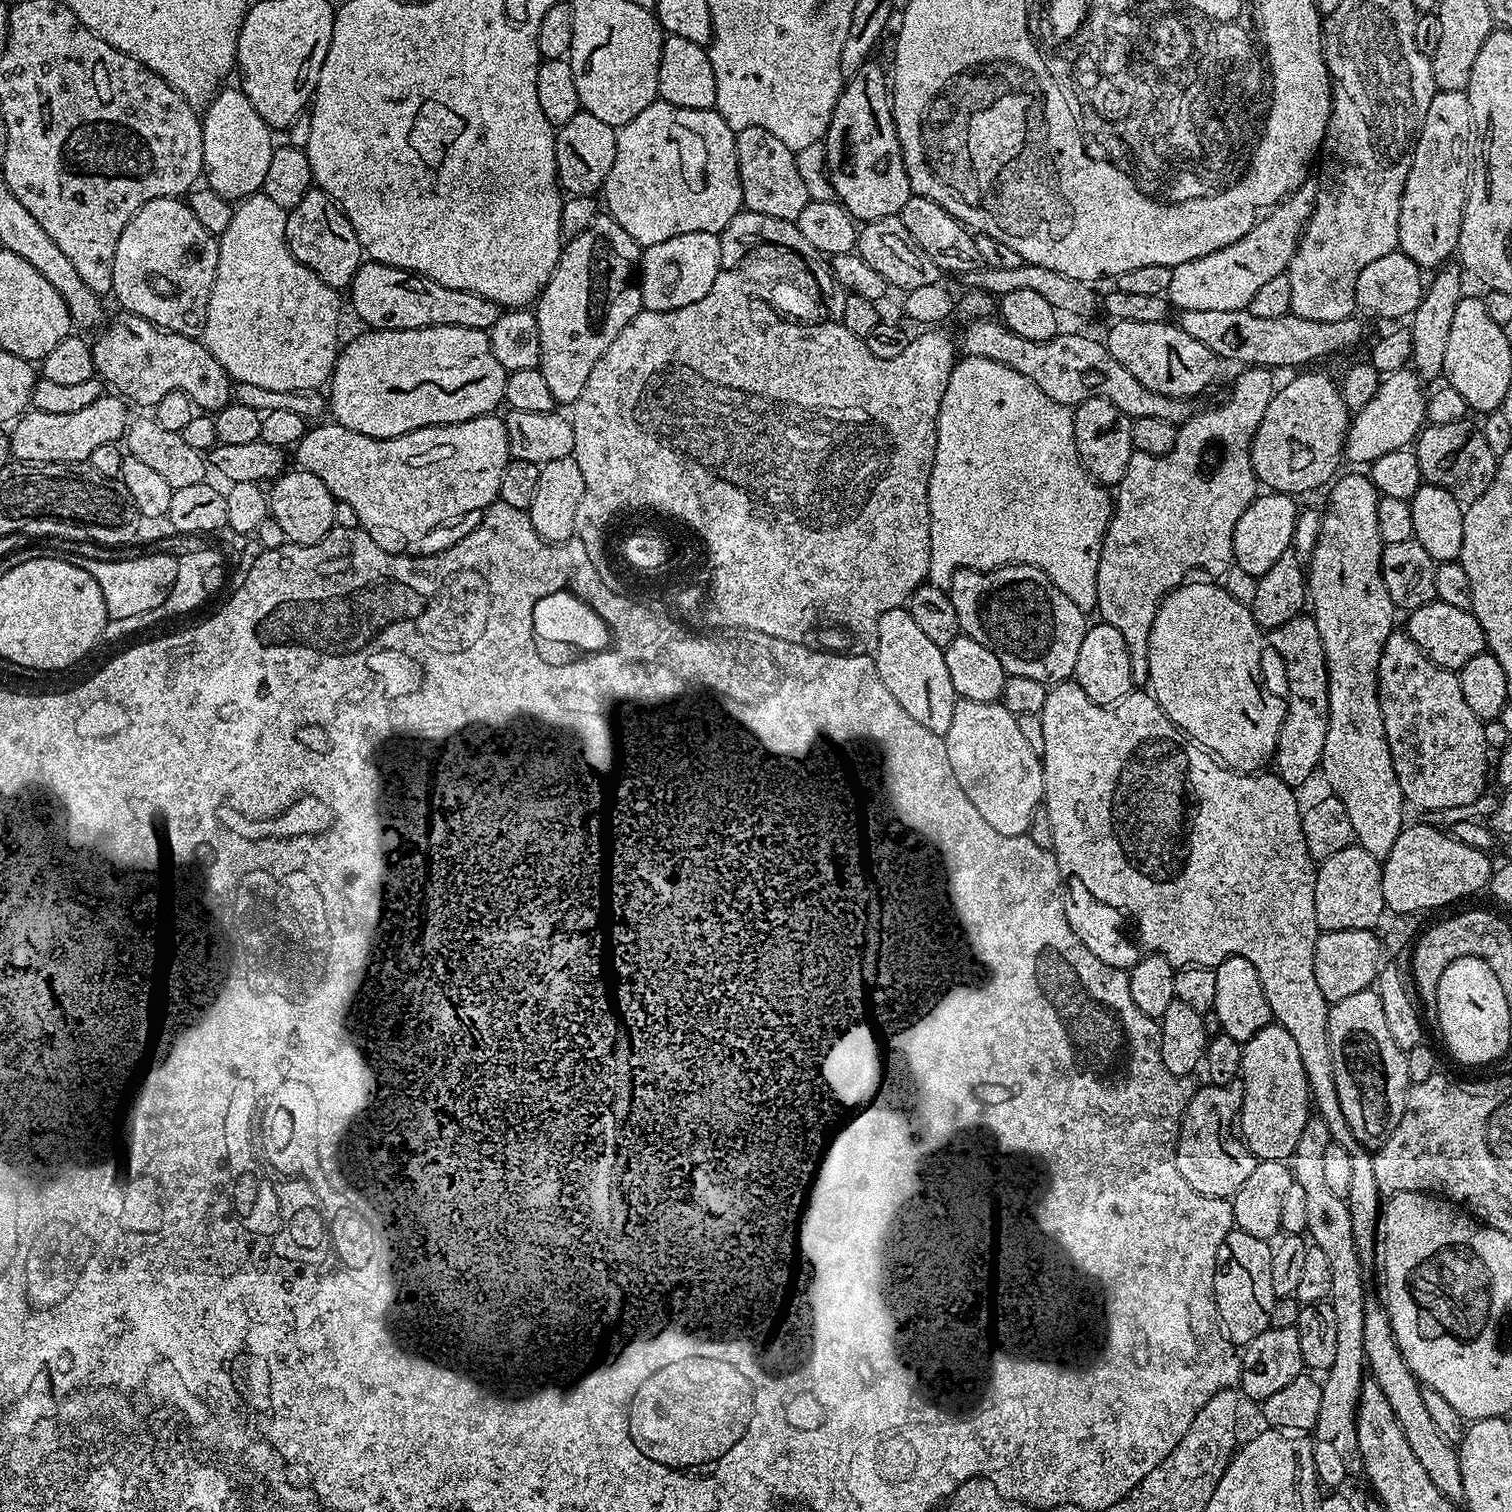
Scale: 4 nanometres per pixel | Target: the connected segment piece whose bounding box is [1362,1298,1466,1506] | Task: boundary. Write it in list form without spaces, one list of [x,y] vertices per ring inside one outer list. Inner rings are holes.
[[[1372,1298],[1365,1299],[1366,1326],[1362,1333],[1364,1343],[1364,1359],[1371,1377],[1386,1394],[1386,1400],[1394,1410],[1404,1433],[1406,1440],[1410,1442],[1410,1450],[1414,1450],[1414,1458],[1422,1462],[1422,1470],[1430,1474],[1430,1482],[1438,1486],[1438,1490],[1445,1498],[1457,1506],[1465,1503],[1464,1479],[1460,1469],[1460,1457],[1457,1449],[1445,1438],[1442,1430],[1434,1426],[1430,1419],[1430,1413],[1426,1410],[1426,1402],[1422,1402],[1424,1388],[1410,1370],[1406,1358],[1396,1341],[1396,1335],[1392,1333],[1392,1320],[1388,1316],[1387,1307]]]

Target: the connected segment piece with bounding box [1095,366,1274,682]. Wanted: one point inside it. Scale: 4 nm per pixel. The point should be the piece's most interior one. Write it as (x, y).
(1176, 511)

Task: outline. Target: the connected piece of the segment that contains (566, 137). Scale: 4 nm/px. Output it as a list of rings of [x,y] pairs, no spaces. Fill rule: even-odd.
[[[581,110],[570,118],[570,122],[559,125],[556,133],[556,175],[558,183],[565,193],[573,196],[590,196],[603,189],[606,178],[610,174],[610,166],[614,166],[616,153],[617,129],[612,128],[602,118],[594,118],[594,114]]]

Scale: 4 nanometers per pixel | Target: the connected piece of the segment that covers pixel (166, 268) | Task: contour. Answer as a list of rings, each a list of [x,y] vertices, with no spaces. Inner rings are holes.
[[[167,196],[166,198],[158,198],[157,200],[146,202],[146,206],[139,208],[134,214],[134,218],[130,218],[126,230],[122,230],[122,238],[118,238],[118,250],[114,250],[114,282],[112,283],[112,292],[114,293],[114,297],[116,296],[117,302],[120,303],[119,307],[123,311],[133,312],[135,316],[146,318],[158,328],[177,332],[183,336],[199,337],[206,326],[208,307],[210,306],[210,294],[212,293],[214,278],[218,270],[219,249],[219,239],[213,236],[210,230],[206,230],[206,226],[202,226],[202,222],[198,222],[198,218],[194,218],[194,214],[189,210],[187,203],[183,199]]]

